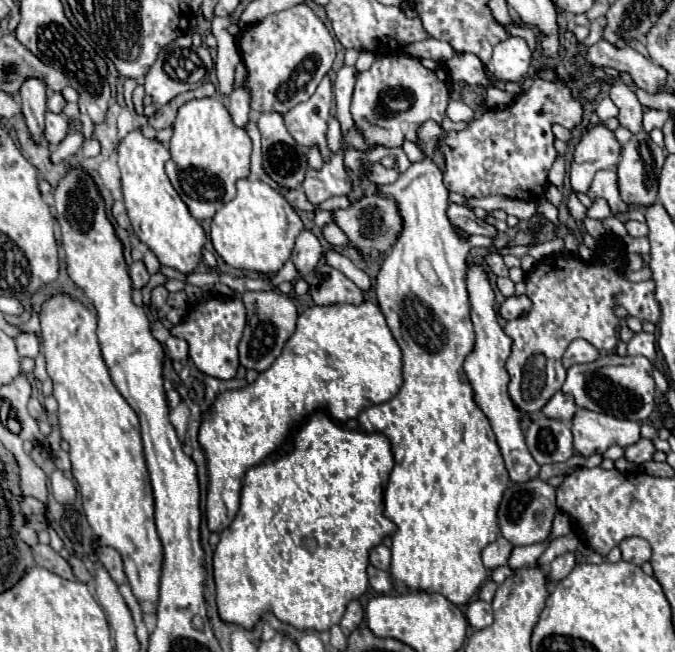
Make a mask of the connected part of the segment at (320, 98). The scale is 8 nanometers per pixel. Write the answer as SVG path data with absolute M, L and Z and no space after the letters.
M325 76L317 86L315 94L297 106L293 106L285 116L285 126L289 134L307 148L319 148L323 160L331 160L331 150L327 146L327 122L331 118L333 90L331 80Z

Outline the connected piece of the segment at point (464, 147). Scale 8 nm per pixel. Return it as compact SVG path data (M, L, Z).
M537 78L533 86L523 92L519 98L515 98L507 108L497 108L497 110L487 110L481 118L473 120L471 126L459 132L449 132L443 148L445 156L445 172L443 172L443 184L457 194L463 194L465 198L483 198L483 196L505 196L505 198L515 198L515 200L525 200L525 202L535 202L543 196L547 188L547 174L555 162L557 150L553 146L553 132L551 124L559 122L565 128L573 128L581 122L583 118L583 106L579 100L571 96L571 90L561 84L561 82L545 82Z

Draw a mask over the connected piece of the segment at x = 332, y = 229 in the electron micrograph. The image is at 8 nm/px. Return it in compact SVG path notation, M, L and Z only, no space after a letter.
M327 224L327 226L323 228L323 234L325 234L327 242L333 244L333 246L349 246L347 234L345 234L337 224Z

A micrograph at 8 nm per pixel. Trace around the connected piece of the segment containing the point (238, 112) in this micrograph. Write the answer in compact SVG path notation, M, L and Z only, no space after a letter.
M235 88L233 94L227 98L229 114L231 114L233 122L239 128L243 128L247 124L247 120L249 120L249 110L251 110L249 108L249 100L251 100L251 96L249 96L247 88Z

